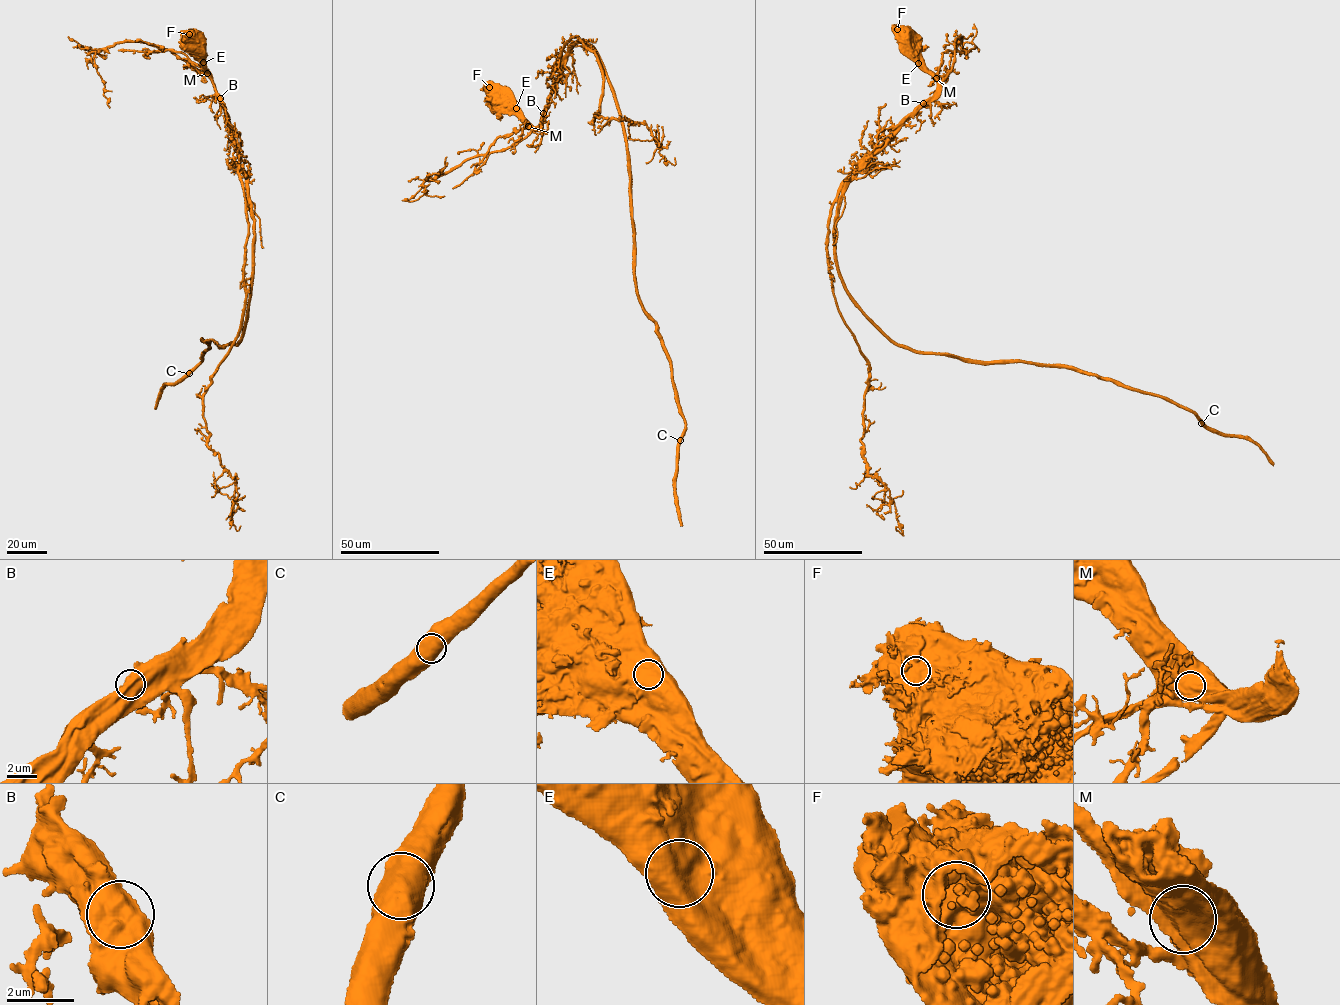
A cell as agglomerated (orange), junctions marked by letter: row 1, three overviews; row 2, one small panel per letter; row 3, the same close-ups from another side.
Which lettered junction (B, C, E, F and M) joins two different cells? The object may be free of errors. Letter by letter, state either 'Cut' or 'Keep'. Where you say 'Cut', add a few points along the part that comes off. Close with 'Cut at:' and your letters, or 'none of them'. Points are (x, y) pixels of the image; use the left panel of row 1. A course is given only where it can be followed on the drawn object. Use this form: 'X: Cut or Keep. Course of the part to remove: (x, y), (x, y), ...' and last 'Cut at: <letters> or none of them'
B: Cut. Course of the part to remove: (220, 97), (211, 79), (169, 50), (146, 43), (122, 41), (98, 49), (94, 58), (109, 108)
C: Keep
E: Keep
F: Keep
M: Keep
Cut at: B

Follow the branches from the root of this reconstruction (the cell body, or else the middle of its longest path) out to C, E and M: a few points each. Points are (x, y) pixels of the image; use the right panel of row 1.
C: (906, 36), (937, 90), (843, 195), (835, 255), (850, 299), (918, 351), (1065, 365), (1166, 397), (1201, 423)
E: (906, 36), (910, 37), (918, 64)
M: (906, 36), (910, 37), (919, 62), (936, 78)

